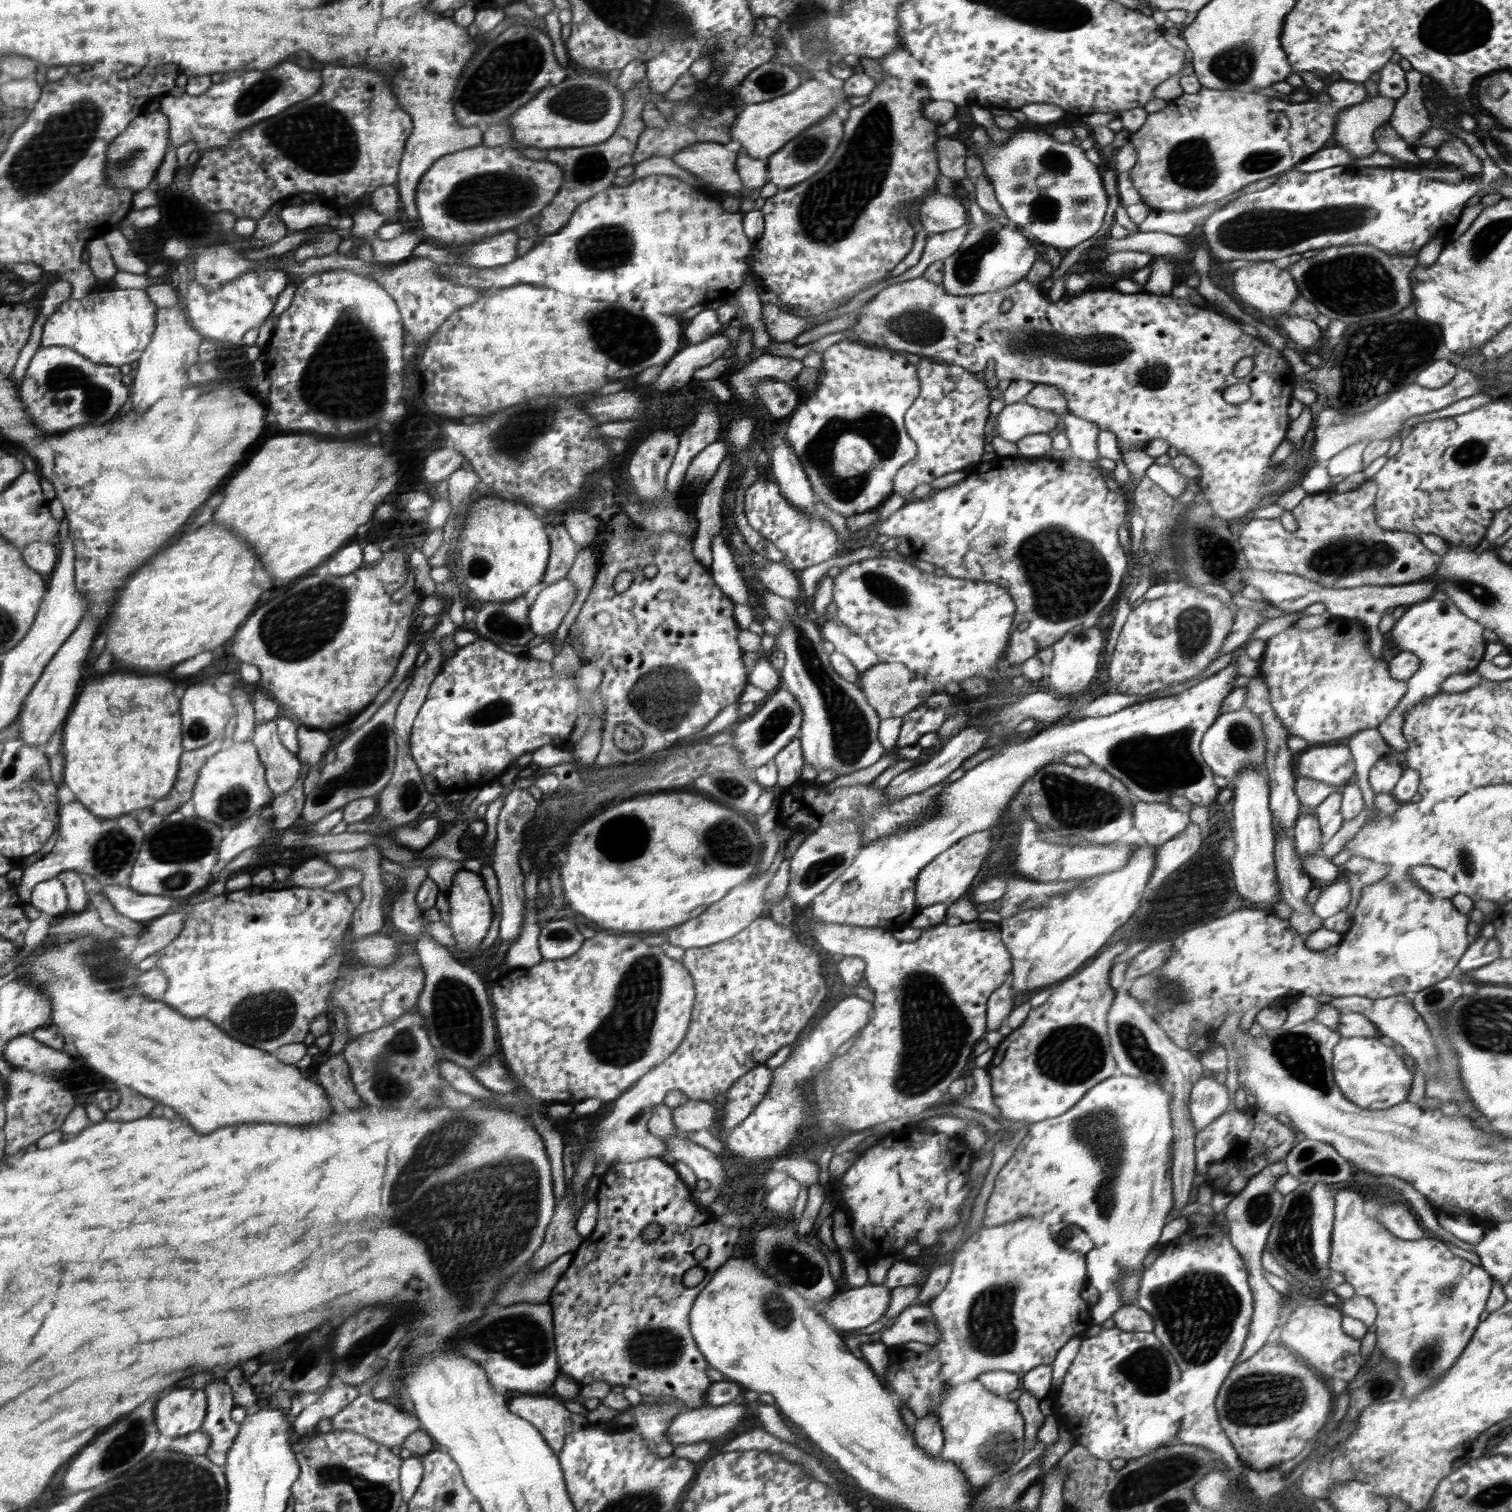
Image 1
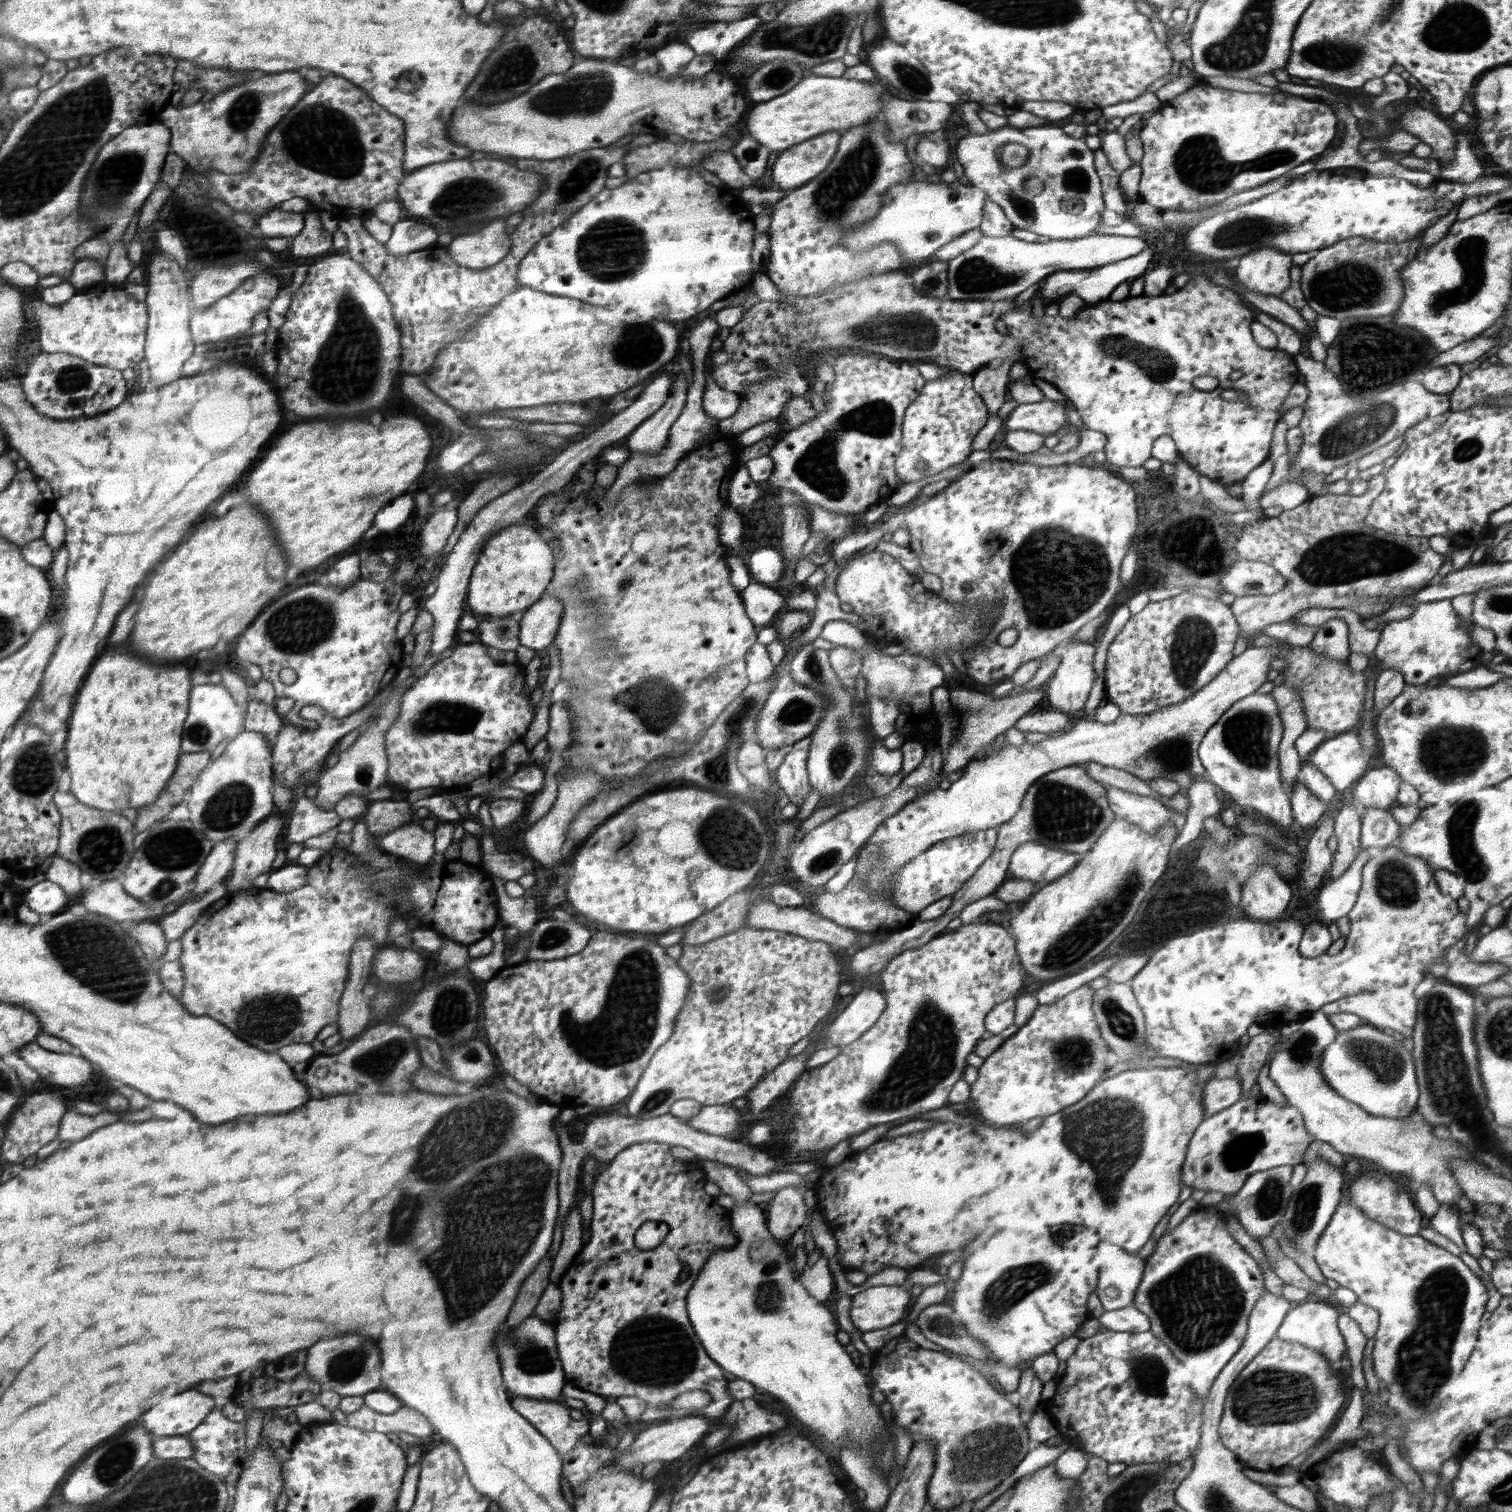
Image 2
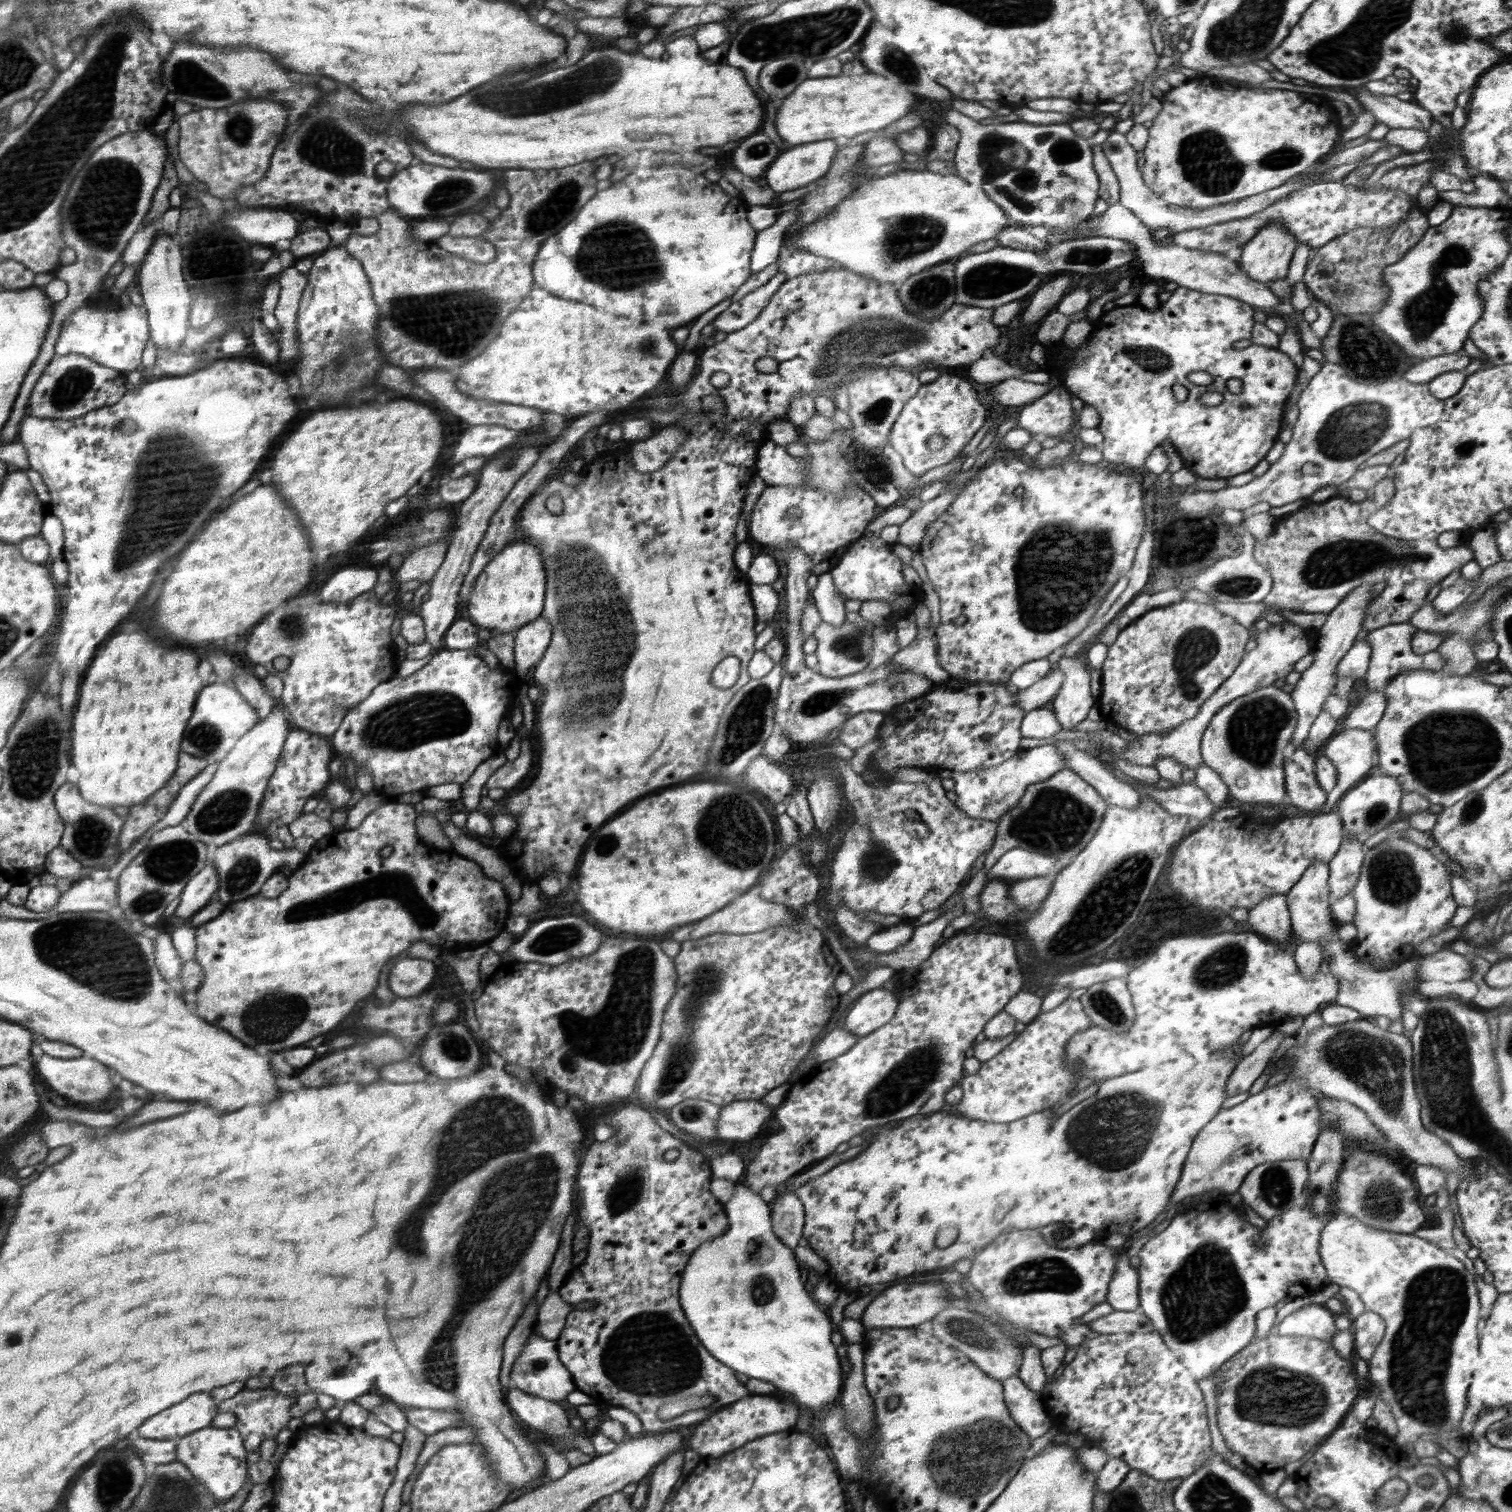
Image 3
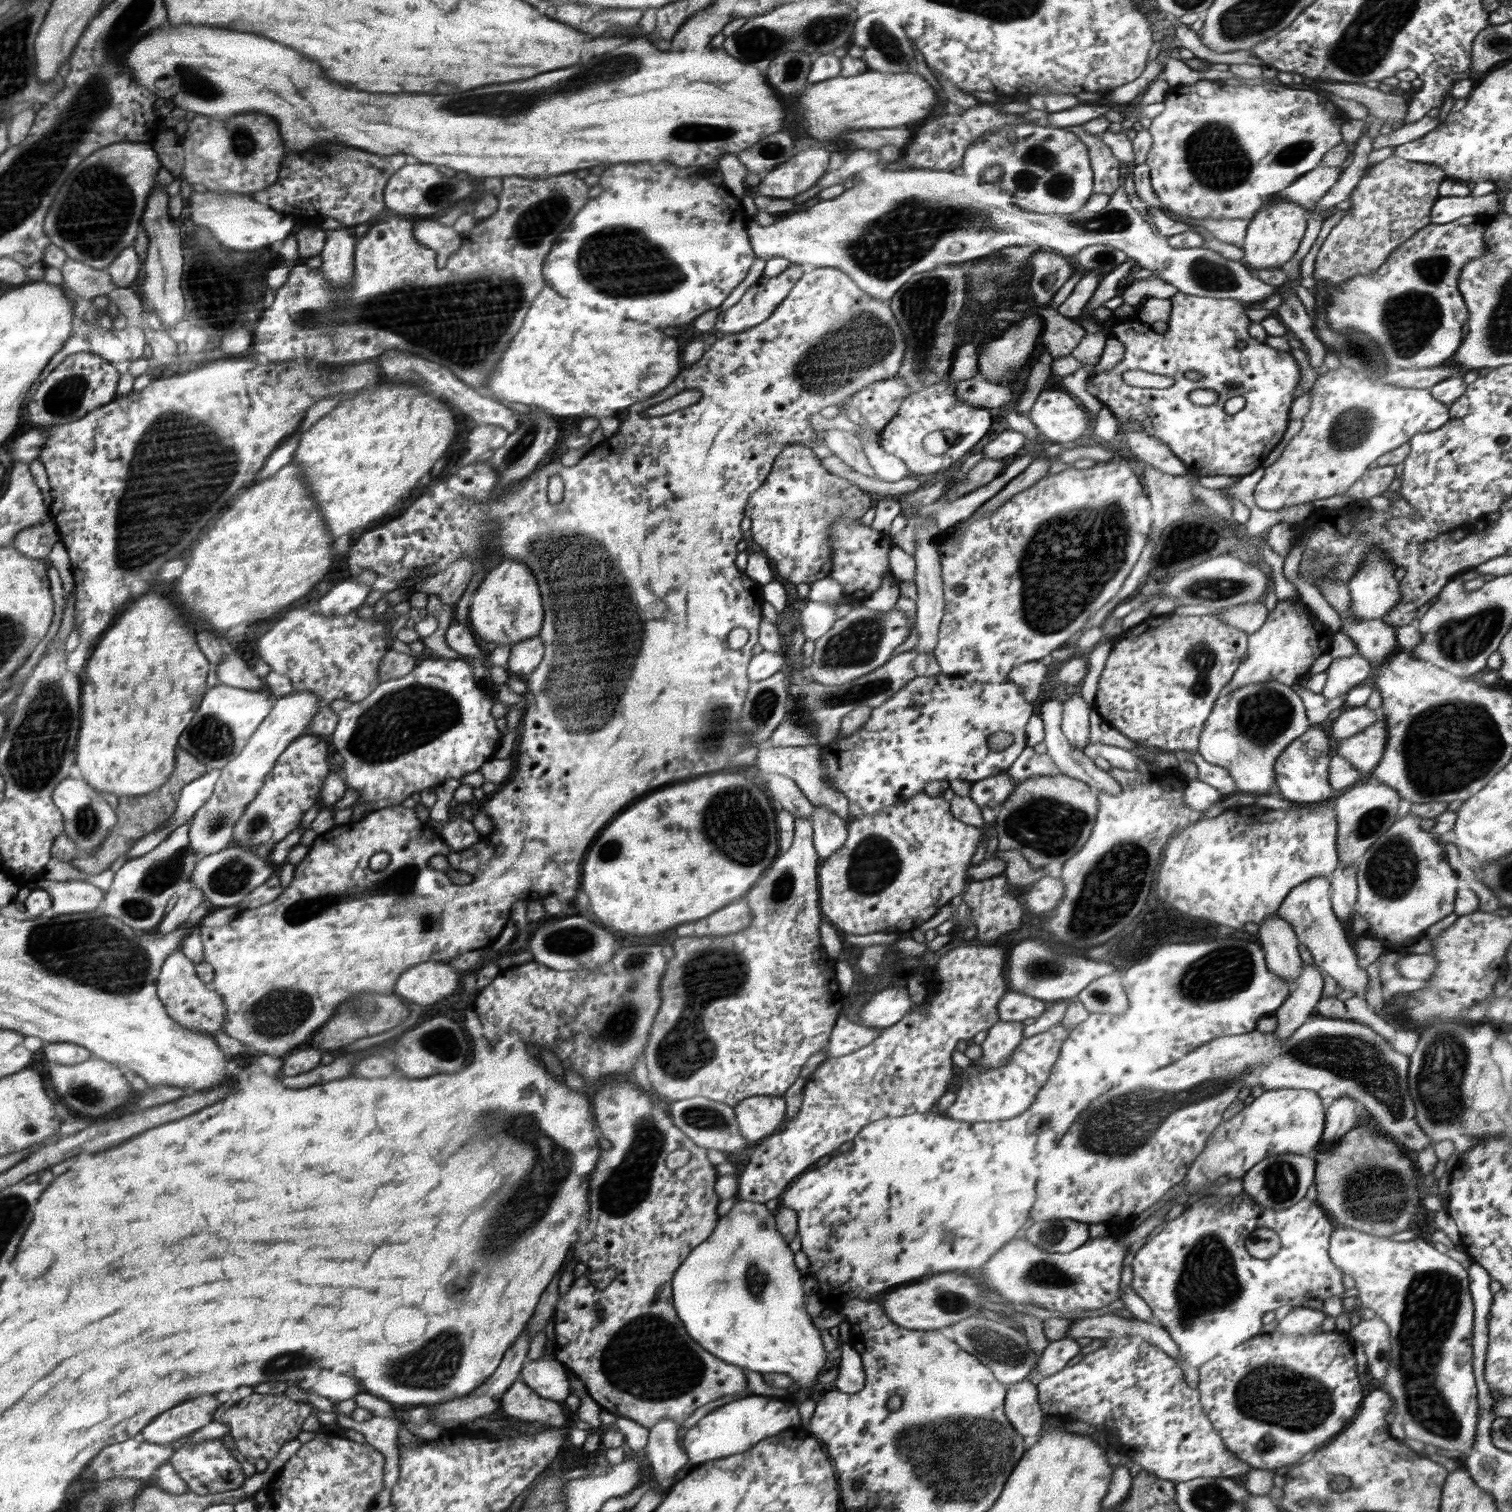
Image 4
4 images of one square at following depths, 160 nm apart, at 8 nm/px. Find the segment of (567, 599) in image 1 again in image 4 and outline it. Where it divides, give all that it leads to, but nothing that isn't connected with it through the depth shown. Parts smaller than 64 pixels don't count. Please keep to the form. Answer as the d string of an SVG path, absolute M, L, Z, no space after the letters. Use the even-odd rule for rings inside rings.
M537 635L515 644L510 653L506 666L510 676L529 675L544 660L545 643Z

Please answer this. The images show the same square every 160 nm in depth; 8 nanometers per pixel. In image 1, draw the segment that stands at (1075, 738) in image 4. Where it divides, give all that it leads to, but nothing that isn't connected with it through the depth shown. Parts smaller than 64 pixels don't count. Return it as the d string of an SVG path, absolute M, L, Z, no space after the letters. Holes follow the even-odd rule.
M1079 624L1055 642L1052 650L1054 658L1048 669L1048 686L1052 686L1053 692L1060 696L1078 695L1080 690L1084 690L1094 680L1099 670L1100 656L1104 655L1104 633L1097 625L1087 628Z

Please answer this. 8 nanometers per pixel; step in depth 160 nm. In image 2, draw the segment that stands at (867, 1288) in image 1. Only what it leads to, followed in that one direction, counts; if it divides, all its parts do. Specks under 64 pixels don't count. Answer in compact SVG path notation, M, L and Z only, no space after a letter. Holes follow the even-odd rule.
M903 1285L869 1287L851 1297L850 1320L862 1333L896 1325L898 1321L905 1320L908 1314L913 1312L912 1308L914 1304L910 1299L910 1294L911 1289Z

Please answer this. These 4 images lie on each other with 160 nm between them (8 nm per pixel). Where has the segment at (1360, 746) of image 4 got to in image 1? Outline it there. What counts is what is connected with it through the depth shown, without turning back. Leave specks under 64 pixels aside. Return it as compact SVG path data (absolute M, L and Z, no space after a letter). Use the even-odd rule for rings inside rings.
M1346 742L1332 743L1332 746L1322 748L1311 746L1294 765L1298 774L1334 787L1346 785L1355 778L1354 759Z

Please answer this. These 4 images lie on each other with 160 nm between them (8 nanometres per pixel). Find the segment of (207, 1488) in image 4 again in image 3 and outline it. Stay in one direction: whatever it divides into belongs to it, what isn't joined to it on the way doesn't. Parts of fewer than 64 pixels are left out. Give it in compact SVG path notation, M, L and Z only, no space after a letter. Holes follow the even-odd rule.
M211 1425L186 1437L180 1437L177 1441L177 1460L189 1467L194 1479L206 1487L206 1491L214 1497L216 1503L224 1504L244 1486L248 1470L246 1450L244 1439L235 1427L216 1428Z

